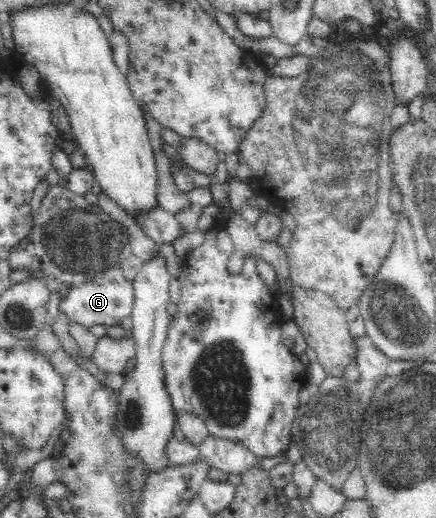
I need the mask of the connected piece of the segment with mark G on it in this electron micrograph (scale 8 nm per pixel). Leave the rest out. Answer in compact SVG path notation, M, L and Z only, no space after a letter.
M121 260L113 262L112 267L98 274L96 278L79 285L71 285L70 294L62 299L59 308L66 311L69 320L86 327L105 324L106 327L127 324L134 308L135 296L133 284L123 276Z

